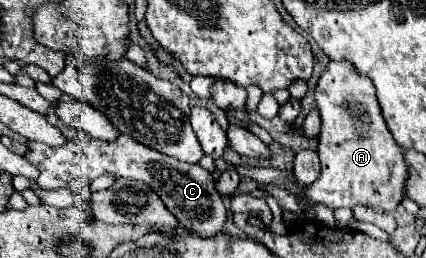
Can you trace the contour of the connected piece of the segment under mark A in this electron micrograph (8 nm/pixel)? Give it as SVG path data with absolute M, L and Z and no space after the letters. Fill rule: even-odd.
M331 61L319 77L315 97L321 113L321 133L317 137L321 175L297 197L305 219L315 219L315 205L327 205L329 209L367 205L393 211L407 193L407 161L387 129L373 83L355 73L349 61Z

